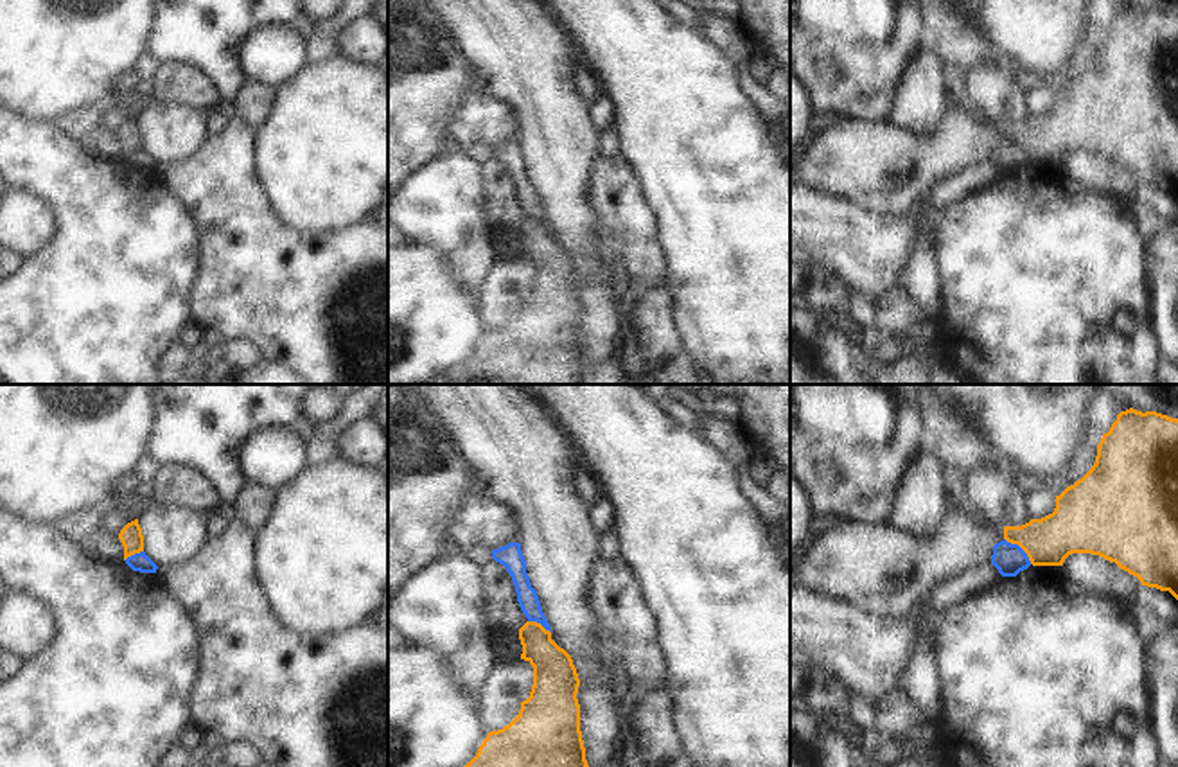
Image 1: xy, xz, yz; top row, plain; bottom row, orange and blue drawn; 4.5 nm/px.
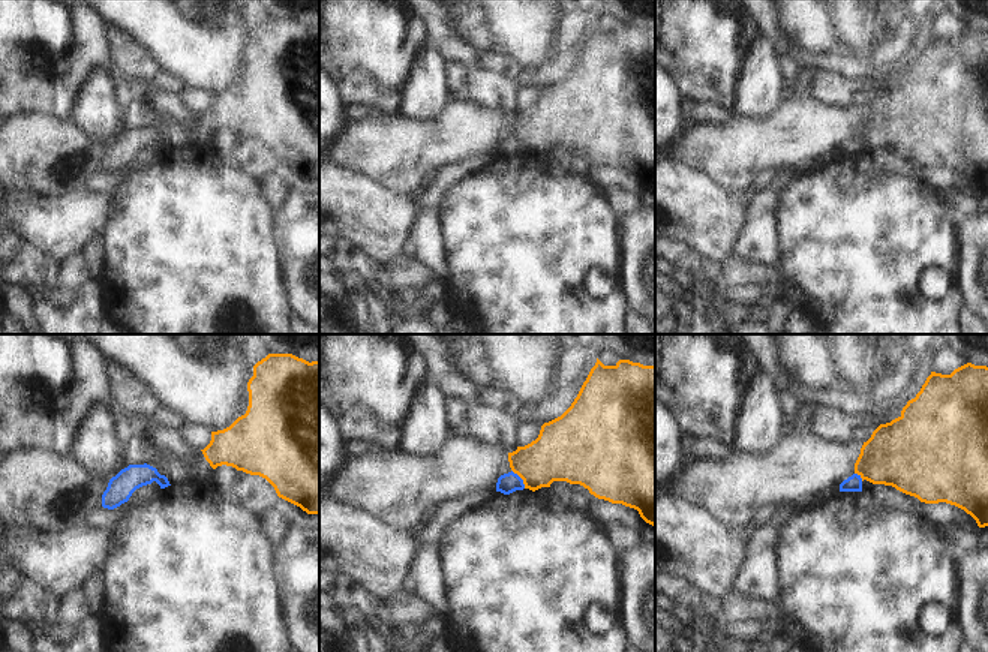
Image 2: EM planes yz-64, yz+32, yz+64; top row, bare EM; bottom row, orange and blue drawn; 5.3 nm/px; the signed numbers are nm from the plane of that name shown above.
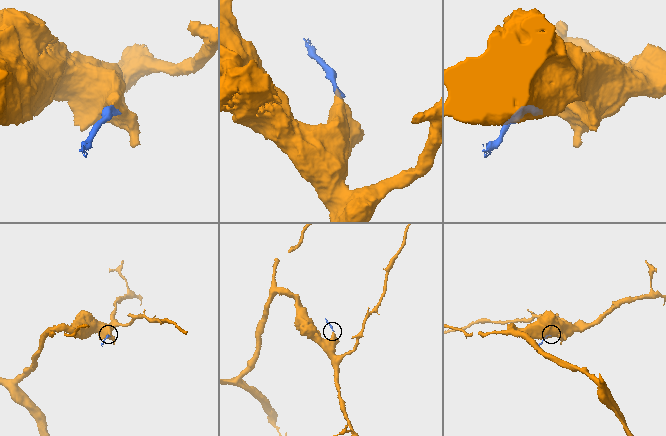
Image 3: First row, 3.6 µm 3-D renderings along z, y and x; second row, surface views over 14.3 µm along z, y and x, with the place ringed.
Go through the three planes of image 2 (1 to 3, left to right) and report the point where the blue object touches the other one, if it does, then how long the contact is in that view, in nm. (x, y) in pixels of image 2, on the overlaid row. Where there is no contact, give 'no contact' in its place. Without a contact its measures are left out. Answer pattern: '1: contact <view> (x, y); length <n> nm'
1: no contact
2: contact yz+32 (520, 477); length 130 nm
3: contact yz+64 (861, 477); length 60 nm

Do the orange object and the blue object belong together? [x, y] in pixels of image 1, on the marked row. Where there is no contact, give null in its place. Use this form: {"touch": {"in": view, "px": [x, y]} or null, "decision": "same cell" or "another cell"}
{"touch": {"in": "yz", "px": [1020, 546]}, "decision": "another cell"}

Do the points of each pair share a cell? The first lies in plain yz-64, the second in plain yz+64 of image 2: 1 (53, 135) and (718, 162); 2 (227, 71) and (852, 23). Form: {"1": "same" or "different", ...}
{"1": "same", "2": "same"}

